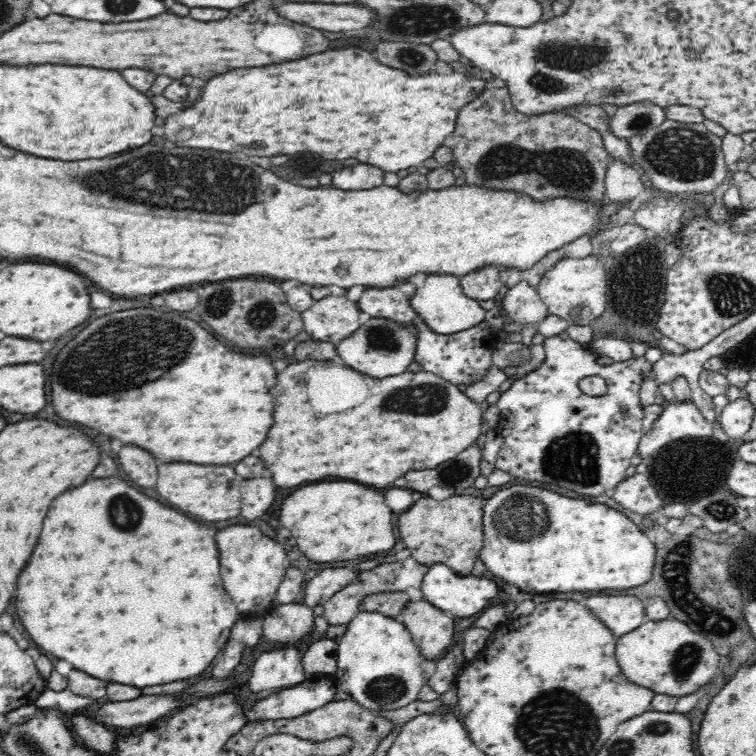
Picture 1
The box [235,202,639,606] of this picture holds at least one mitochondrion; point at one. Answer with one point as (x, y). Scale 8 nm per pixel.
(572, 458)

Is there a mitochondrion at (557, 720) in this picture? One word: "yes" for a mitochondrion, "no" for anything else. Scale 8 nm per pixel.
yes

